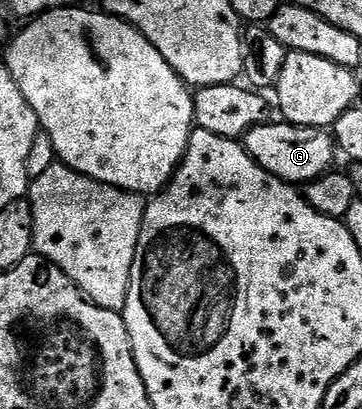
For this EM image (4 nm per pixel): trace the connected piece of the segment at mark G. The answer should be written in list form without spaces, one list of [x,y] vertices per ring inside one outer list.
[[[288,123],[269,124],[257,125],[243,138],[245,150],[255,159],[255,163],[259,163],[259,167],[294,187],[304,186],[334,168],[333,160],[339,157],[339,150],[332,132]]]

